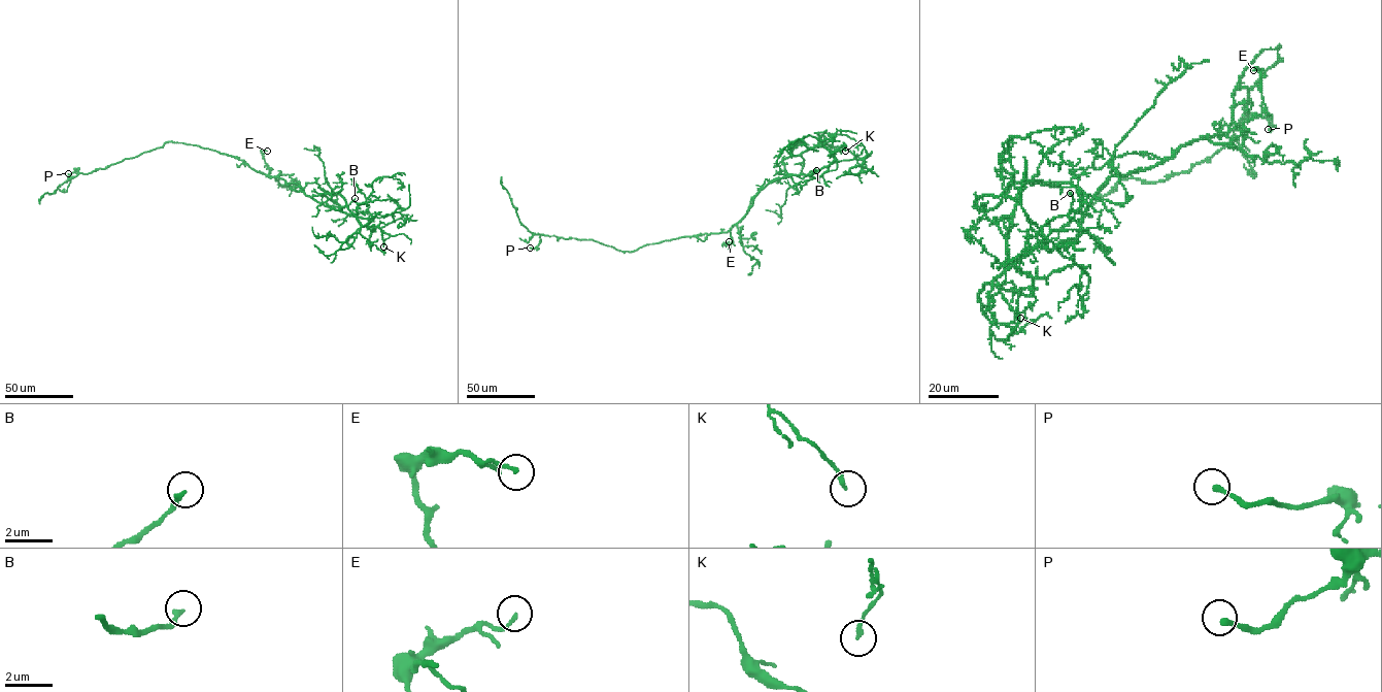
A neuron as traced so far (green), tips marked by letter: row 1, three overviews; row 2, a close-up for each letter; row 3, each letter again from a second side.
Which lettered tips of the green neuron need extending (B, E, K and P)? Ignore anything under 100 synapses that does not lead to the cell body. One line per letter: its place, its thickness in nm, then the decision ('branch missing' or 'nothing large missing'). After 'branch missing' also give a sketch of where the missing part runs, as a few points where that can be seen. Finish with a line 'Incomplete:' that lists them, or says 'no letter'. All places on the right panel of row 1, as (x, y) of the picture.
B: (1070, 193) | 200 nm | nothing large missing
E: (1253, 70) | 150 nm | nothing large missing
K: (1020, 318) | 170 nm | nothing large missing
P: (1268, 129) | 200 nm | nothing large missing
Incomplete: no letter

